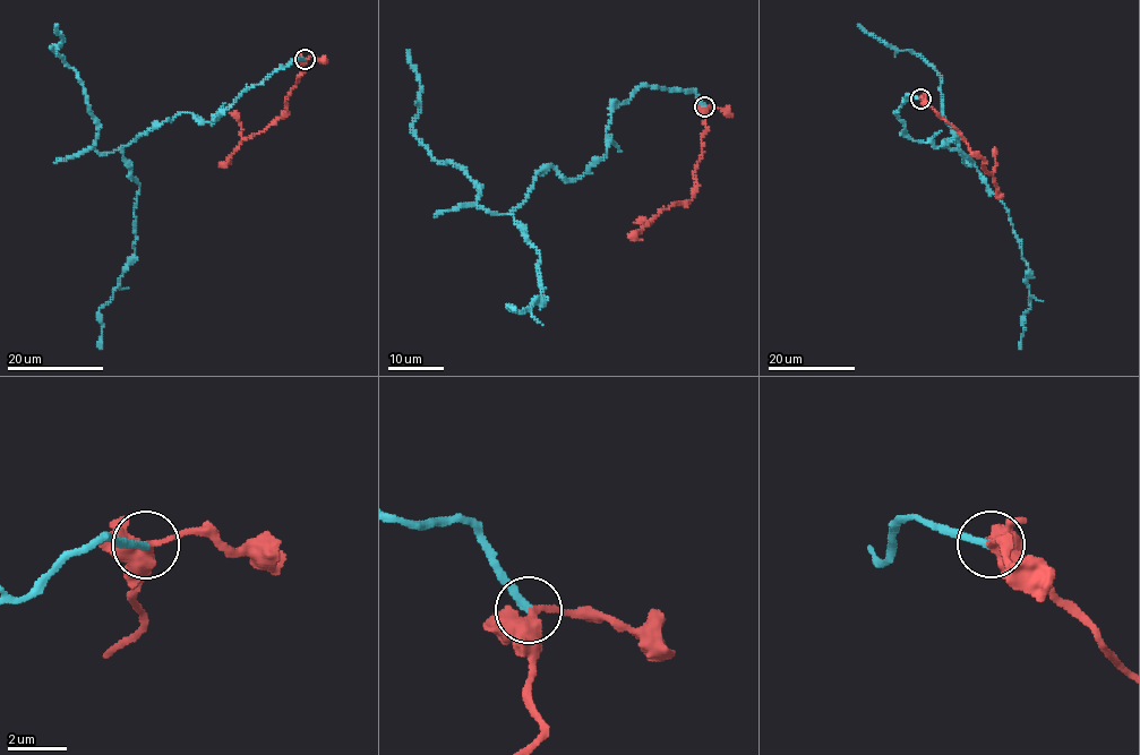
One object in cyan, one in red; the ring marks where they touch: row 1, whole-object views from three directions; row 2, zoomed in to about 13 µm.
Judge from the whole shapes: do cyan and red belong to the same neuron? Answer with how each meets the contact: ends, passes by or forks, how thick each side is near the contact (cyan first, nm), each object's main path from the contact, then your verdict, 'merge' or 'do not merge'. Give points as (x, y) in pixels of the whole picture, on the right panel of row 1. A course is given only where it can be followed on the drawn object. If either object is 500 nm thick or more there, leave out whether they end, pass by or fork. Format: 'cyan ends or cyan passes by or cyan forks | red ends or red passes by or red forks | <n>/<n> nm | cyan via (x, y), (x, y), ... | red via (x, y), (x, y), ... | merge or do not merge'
cyan ends | red forks | 260/400 nm | cyan via (920, 99), (894, 113), (903, 131), (935, 147), (956, 136), (943, 143), (973, 164), (940, 76), (857, 24) | red via (920, 99), (957, 130), (973, 152), (984, 160), (983, 166), (994, 177), (997, 192), (1004, 195) | merge

